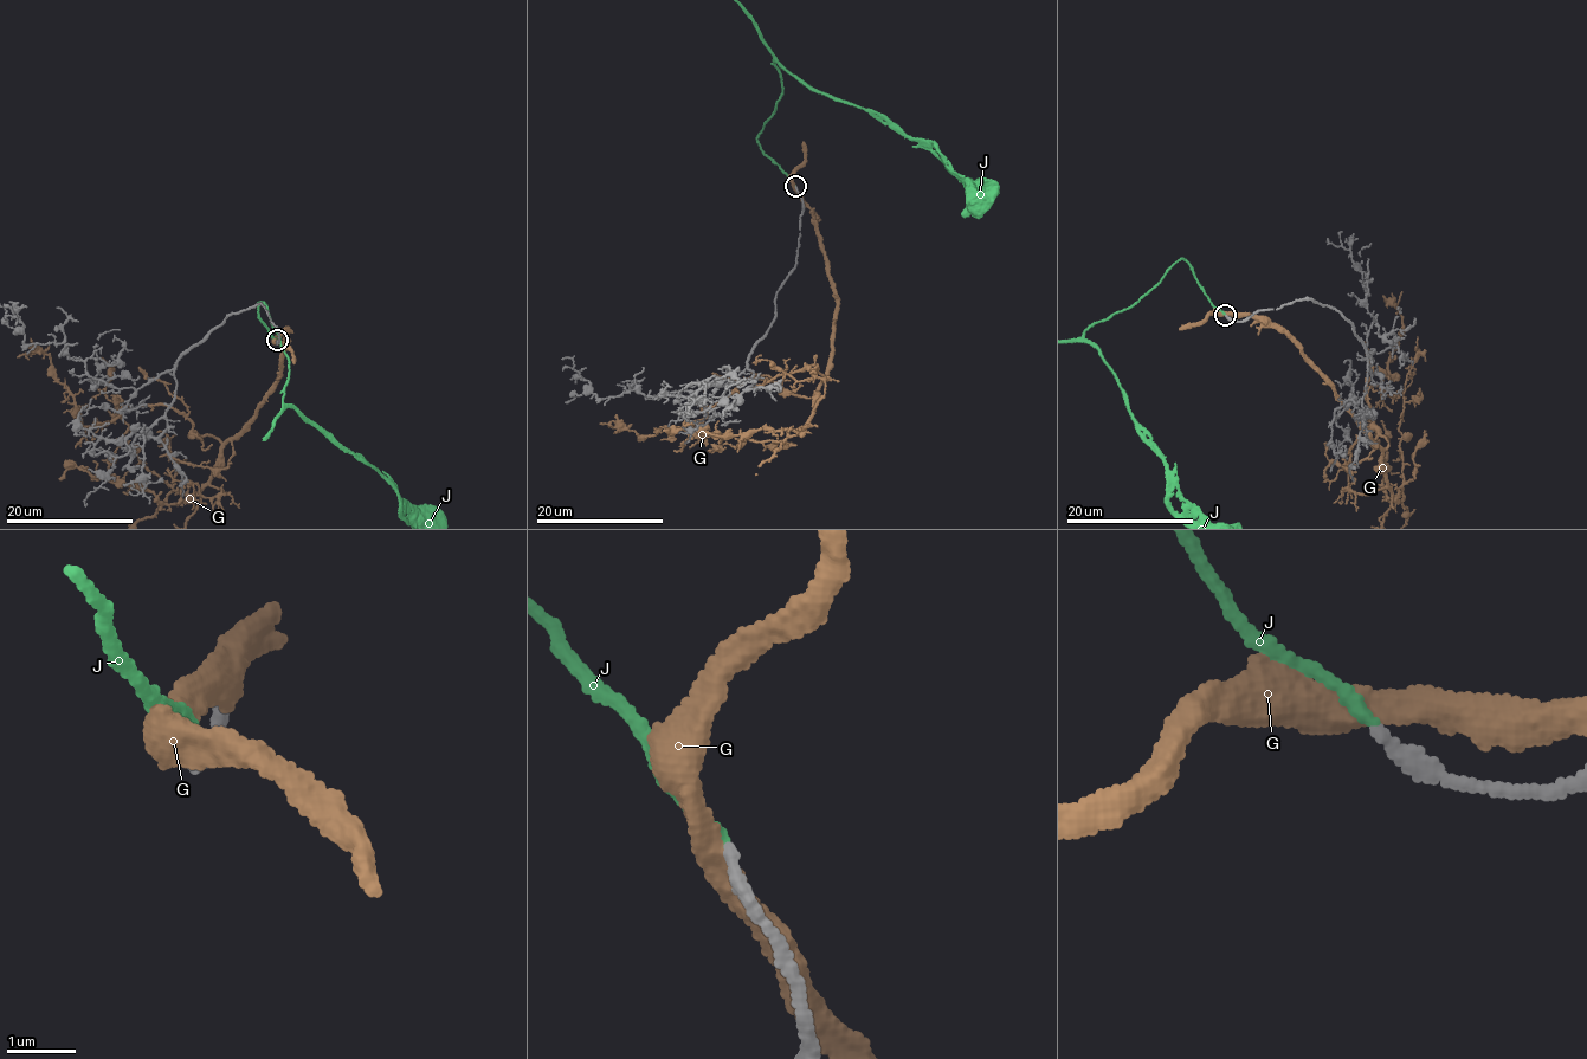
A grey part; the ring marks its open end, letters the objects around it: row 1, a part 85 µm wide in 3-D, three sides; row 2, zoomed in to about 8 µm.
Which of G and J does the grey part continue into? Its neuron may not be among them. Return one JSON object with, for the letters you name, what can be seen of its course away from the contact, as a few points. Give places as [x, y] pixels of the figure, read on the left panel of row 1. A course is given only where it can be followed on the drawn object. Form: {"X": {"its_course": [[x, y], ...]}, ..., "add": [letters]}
{"J": {"its_course": [[277, 340], [258, 315], [262, 303], [289, 361], [284, 404], [379, 472], [399, 497], [427, 510], [430, 523]]}, "add": ["J"]}

